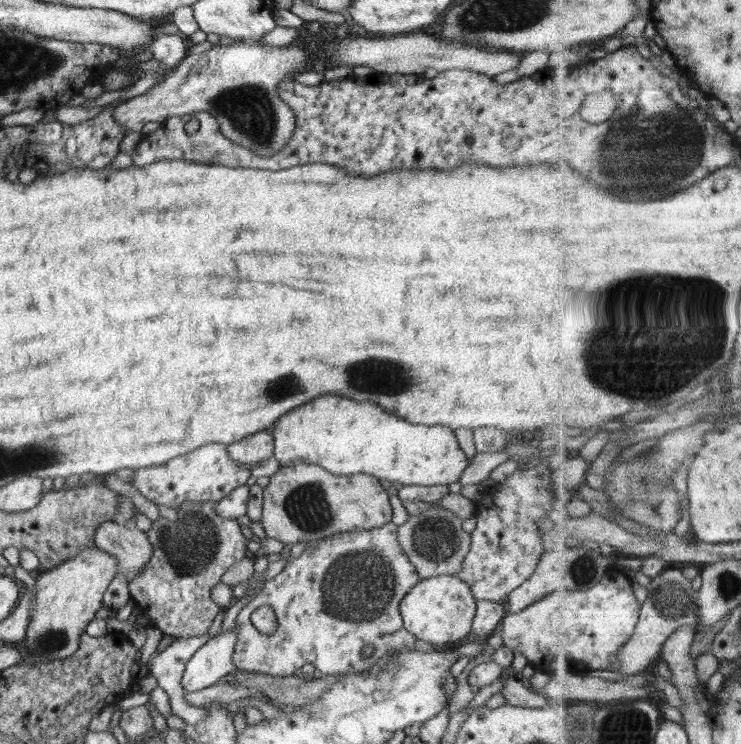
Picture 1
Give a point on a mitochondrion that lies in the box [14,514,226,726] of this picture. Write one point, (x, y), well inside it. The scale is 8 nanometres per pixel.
(51, 642)

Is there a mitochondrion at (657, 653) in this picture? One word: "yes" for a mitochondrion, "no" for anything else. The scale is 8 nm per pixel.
no

